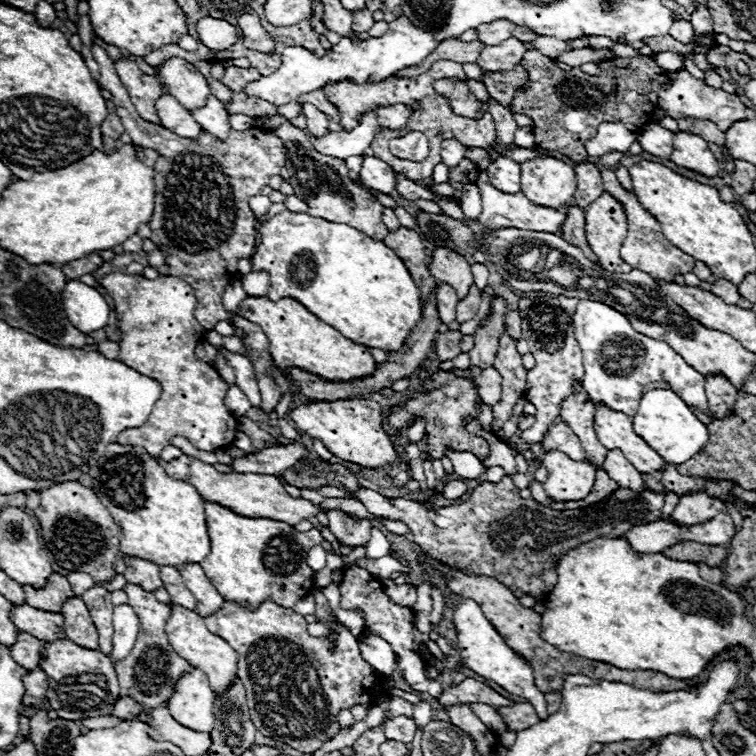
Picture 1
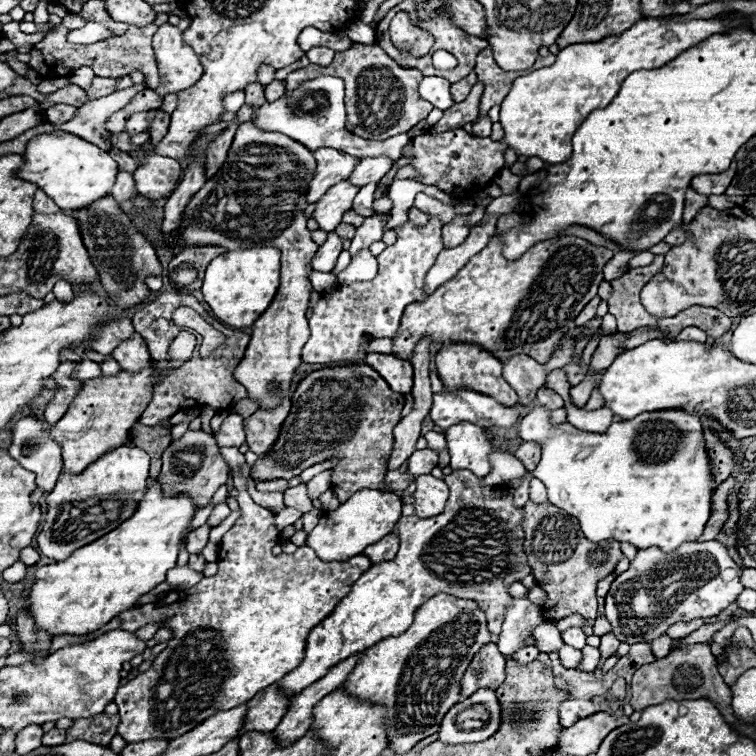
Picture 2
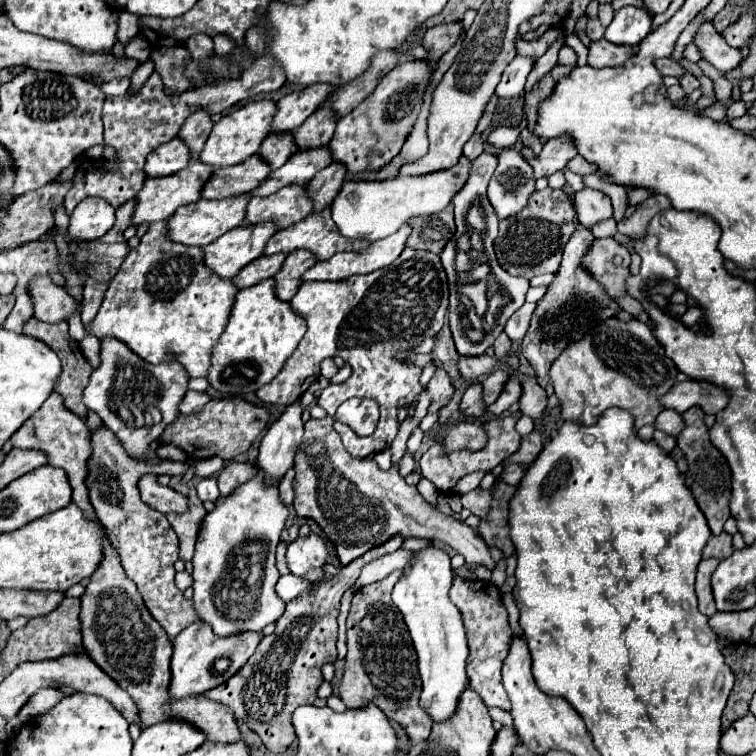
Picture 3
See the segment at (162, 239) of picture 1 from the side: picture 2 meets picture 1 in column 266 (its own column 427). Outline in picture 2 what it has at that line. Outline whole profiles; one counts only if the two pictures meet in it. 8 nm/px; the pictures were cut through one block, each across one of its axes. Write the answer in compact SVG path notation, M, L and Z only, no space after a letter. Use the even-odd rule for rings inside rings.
M458 128L452 132L426 132L422 136L412 138L412 152L414 160L410 166L416 168L416 172L422 176L424 184L434 184L446 194L460 194L456 198L464 198L470 194L468 190L476 190L486 186L504 166L504 150L508 146L504 142L494 142L490 138L476 138L470 136L466 130Z

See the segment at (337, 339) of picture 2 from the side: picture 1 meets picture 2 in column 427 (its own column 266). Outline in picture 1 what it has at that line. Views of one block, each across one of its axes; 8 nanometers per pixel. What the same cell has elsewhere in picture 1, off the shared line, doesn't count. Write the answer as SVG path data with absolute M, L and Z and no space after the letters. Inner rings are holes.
M284 210L262 228L262 244L252 258L252 268L268 274L268 300L276 302L280 298L294 298L322 322L328 322L344 334L344 338L368 348L380 348L384 352L402 350L412 328L422 318L420 290L396 252L346 224L332 224L304 212Z

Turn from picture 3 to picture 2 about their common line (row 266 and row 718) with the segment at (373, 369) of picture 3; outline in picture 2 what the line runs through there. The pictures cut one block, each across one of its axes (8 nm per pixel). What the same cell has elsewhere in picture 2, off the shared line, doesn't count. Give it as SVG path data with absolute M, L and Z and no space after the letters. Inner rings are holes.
M436 594L424 602L416 614L412 626L398 638L386 638L376 646L362 652L360 662L356 662L352 674L344 680L340 690L352 694L354 698L364 698L366 702L384 704L388 710L386 716L386 742L396 754L410 752L420 740L438 732L444 714L460 702L460 680L472 658L480 652L482 646L490 642L490 632L486 626L484 612L472 600L462 600L450 594Z

